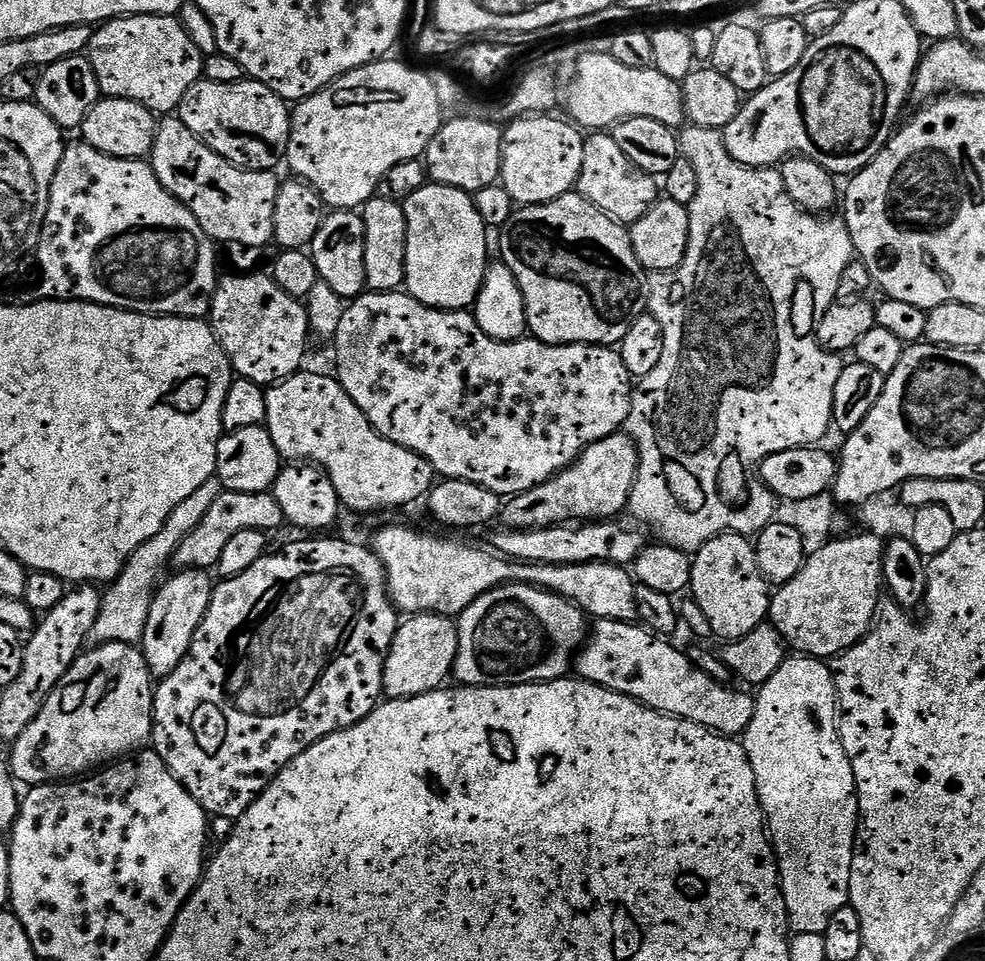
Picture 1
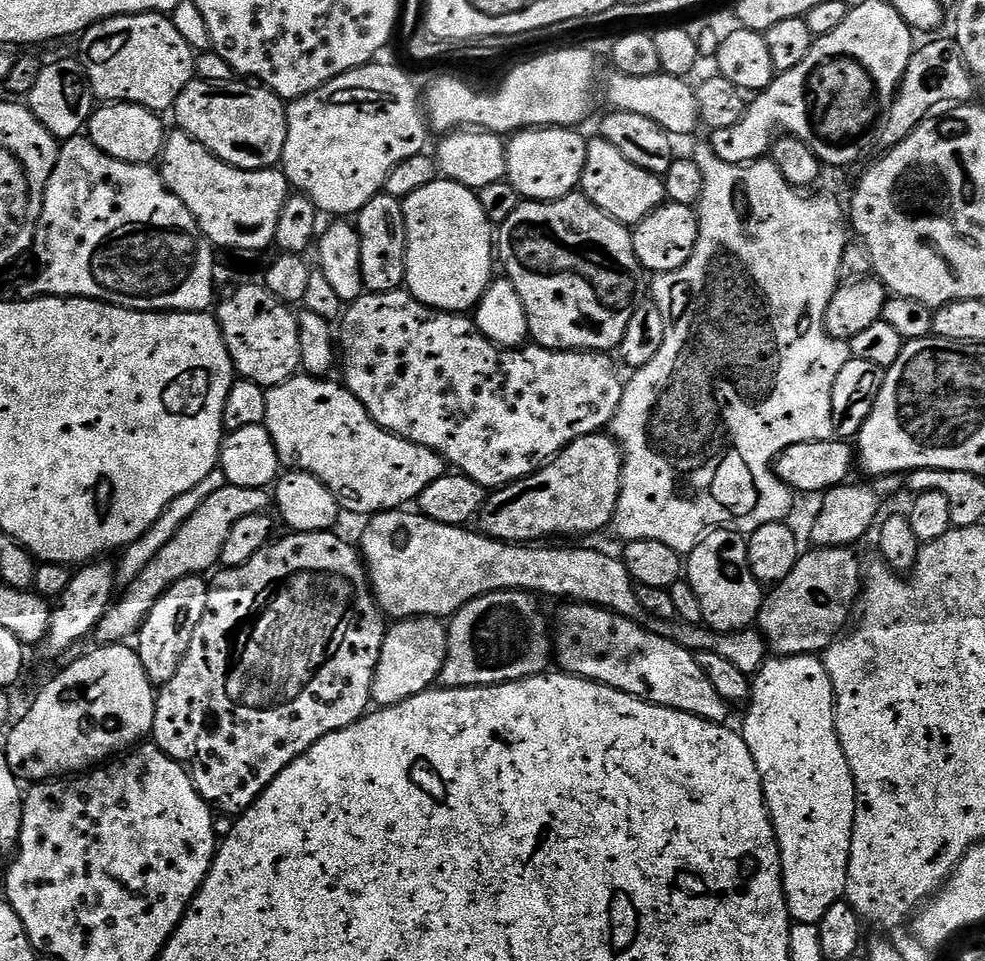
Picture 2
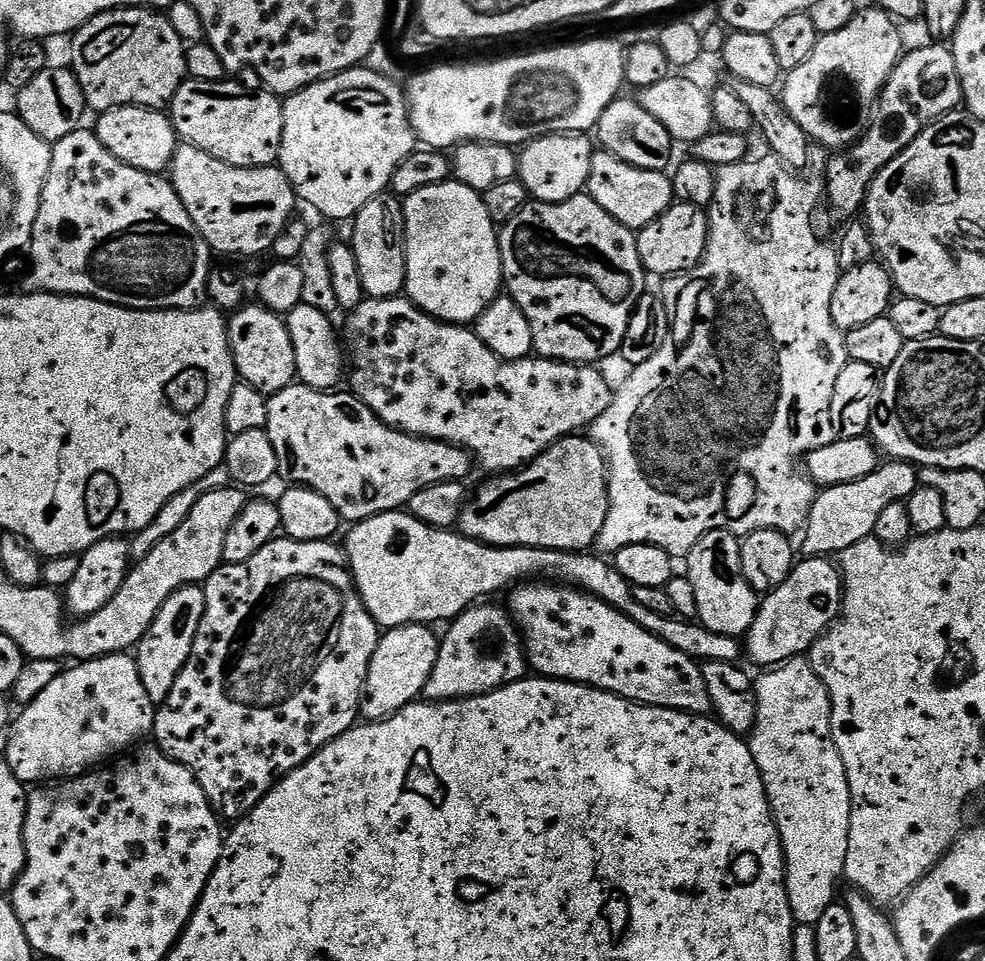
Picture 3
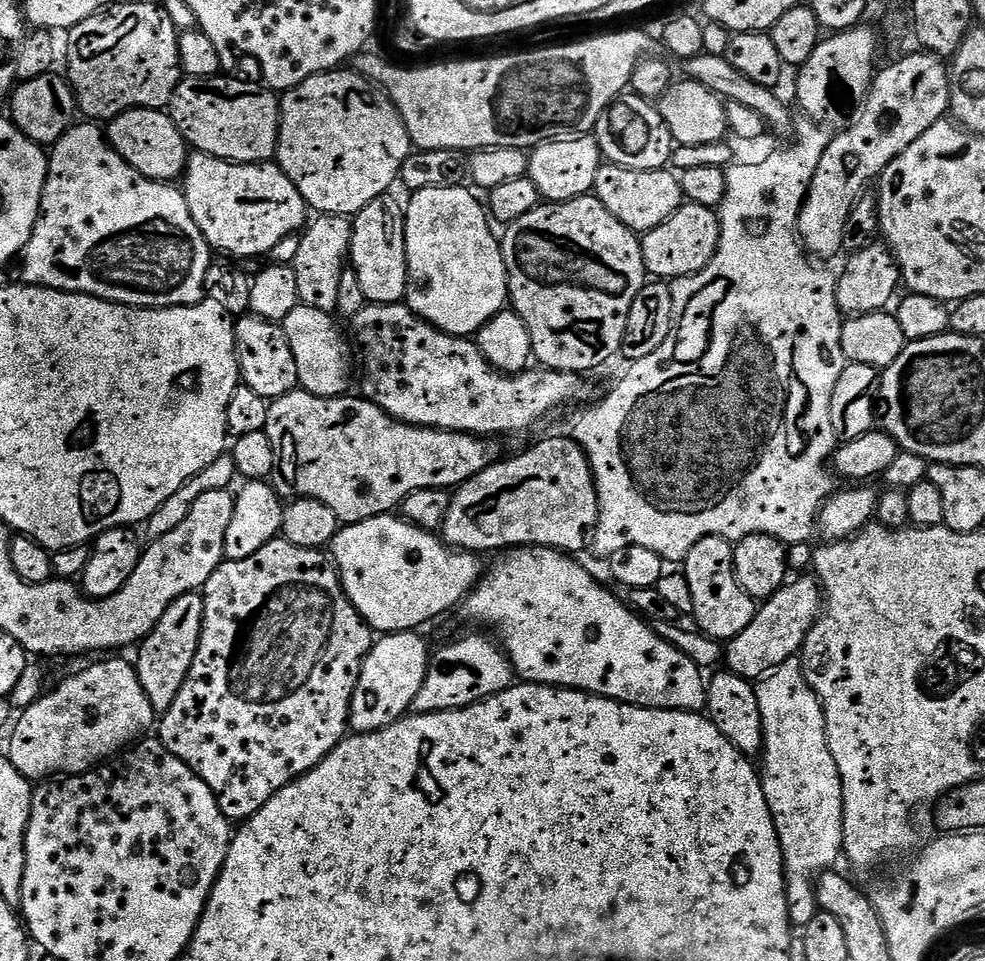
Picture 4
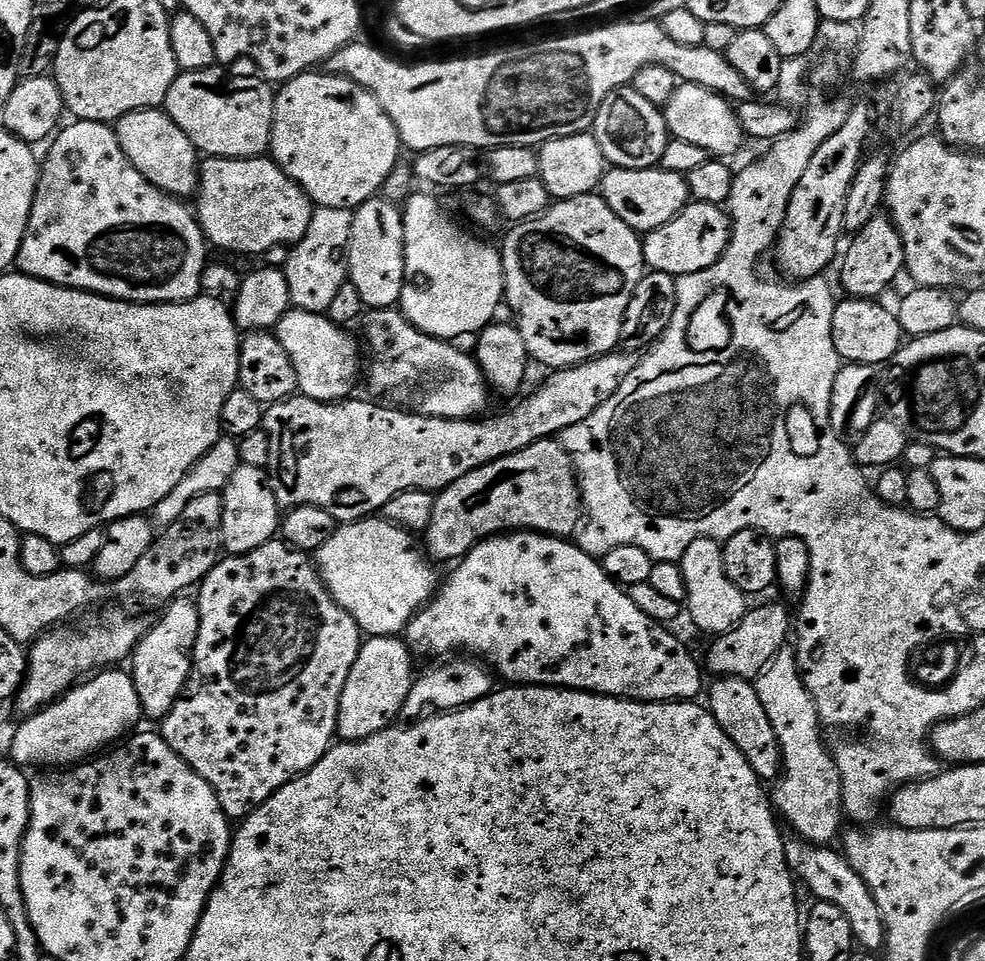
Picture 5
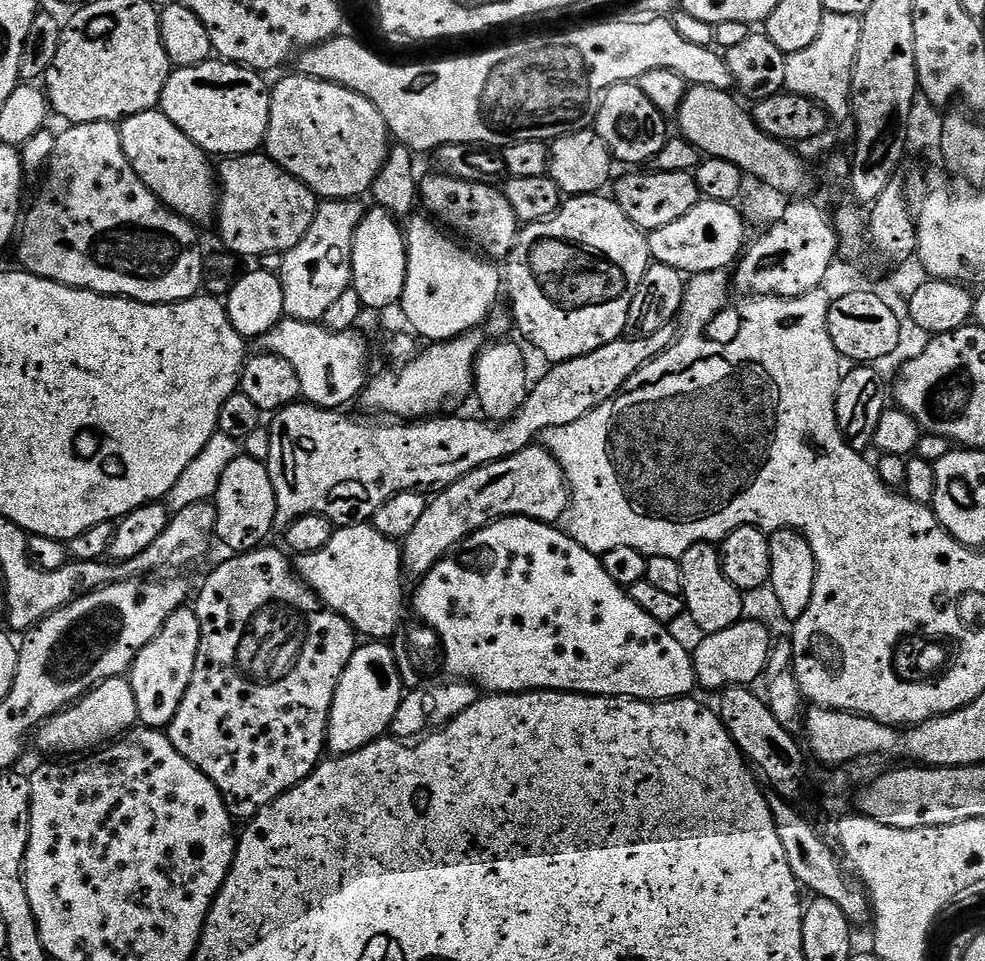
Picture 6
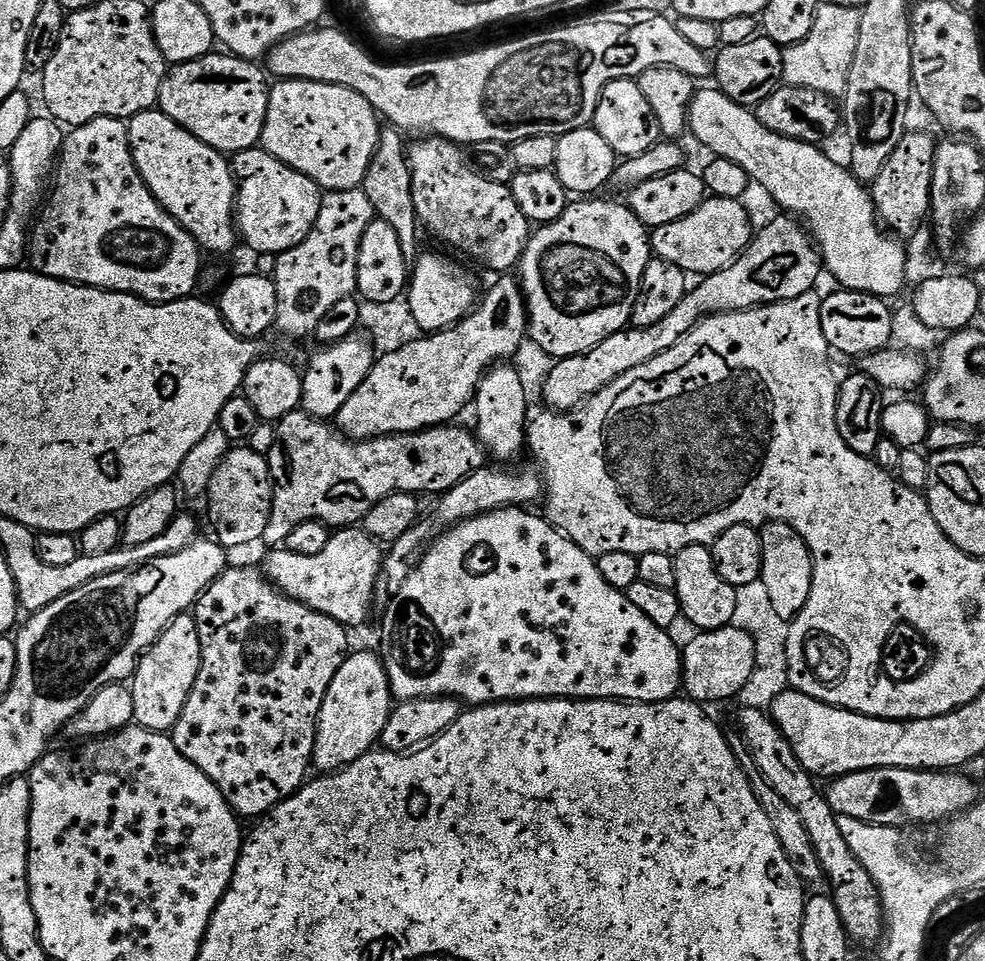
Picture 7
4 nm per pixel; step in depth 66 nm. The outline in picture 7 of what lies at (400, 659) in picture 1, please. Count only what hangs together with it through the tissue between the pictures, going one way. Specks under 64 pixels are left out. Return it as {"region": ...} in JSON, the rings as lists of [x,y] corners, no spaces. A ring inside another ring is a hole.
{"region":[[[375,651],[356,652],[344,657],[338,674],[334,674],[334,682],[330,682],[330,690],[326,690],[326,698],[322,702],[322,710],[318,714],[316,727],[316,745],[312,762],[315,771],[320,774],[339,772],[347,764],[358,762],[358,758],[377,747],[382,730],[386,730],[386,722],[390,718],[394,707],[394,697],[388,671],[383,659]]]}

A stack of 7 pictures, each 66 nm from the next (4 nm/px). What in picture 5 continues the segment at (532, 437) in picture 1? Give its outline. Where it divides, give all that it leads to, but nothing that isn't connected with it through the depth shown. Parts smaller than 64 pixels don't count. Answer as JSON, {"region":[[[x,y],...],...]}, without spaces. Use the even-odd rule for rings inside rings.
{"region":[[[377,308],[369,311],[363,317],[363,343],[368,343],[368,358],[366,354],[366,374],[368,384],[380,396],[393,396],[404,406],[411,406],[421,416],[446,418],[447,420],[470,420],[485,415],[488,408],[488,392],[490,385],[484,379],[484,371],[476,363],[475,355],[456,348],[455,343],[439,340],[422,330],[418,330],[404,317],[403,312],[396,308]]]}

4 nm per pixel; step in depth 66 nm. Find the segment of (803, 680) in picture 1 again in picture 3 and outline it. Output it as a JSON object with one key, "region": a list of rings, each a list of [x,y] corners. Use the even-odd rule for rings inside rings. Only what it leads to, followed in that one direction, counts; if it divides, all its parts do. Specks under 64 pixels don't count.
{"region":[[[807,659],[788,660],[771,670],[759,673],[754,680],[756,698],[756,724],[750,731],[748,749],[754,754],[754,762],[762,774],[772,817],[780,830],[784,847],[788,901],[793,921],[797,925],[815,926],[822,918],[826,906],[837,899],[836,883],[841,883],[846,866],[846,850],[852,817],[850,782],[846,778],[846,766],[832,741],[832,703],[826,686],[818,674],[814,674]]]}

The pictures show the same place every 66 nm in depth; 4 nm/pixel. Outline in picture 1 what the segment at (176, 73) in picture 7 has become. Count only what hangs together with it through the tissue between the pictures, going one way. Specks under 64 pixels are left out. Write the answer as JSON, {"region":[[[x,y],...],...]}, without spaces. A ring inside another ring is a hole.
{"region":[[[201,78],[182,98],[178,119],[210,150],[247,172],[270,172],[288,155],[292,129],[289,105],[262,82],[245,78],[238,84],[223,84]]]}

